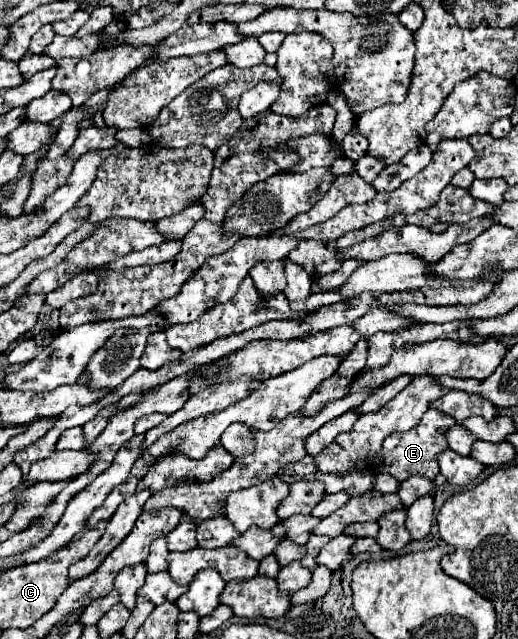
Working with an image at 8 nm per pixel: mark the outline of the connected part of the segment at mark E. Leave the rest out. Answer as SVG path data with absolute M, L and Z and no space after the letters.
M427 410L425 416L421 418L421 422L403 432L403 434L391 434L385 438L383 442L383 450L379 452L379 466L373 466L377 472L383 474L391 474L393 478L397 478L399 482L407 480L413 474L425 476L429 480L435 480L439 474L439 466L435 456L443 450L447 450L447 440L445 440L445 430L451 428L455 422L451 422L451 418L447 418L447 414L439 414L439 410Z

